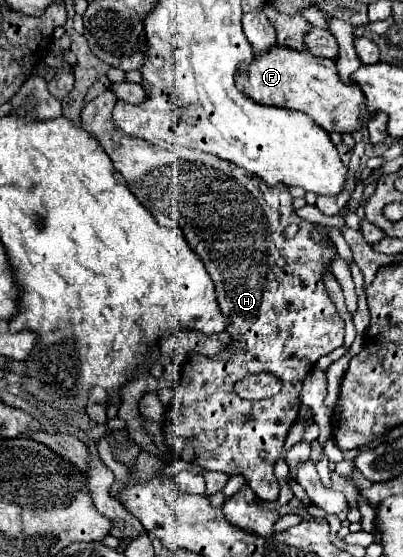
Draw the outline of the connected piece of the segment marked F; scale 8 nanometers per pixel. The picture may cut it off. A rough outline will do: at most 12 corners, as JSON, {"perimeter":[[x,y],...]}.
{"perimeter":[[273,46],[237,76],[257,104],[359,132],[375,112],[335,62]]}

